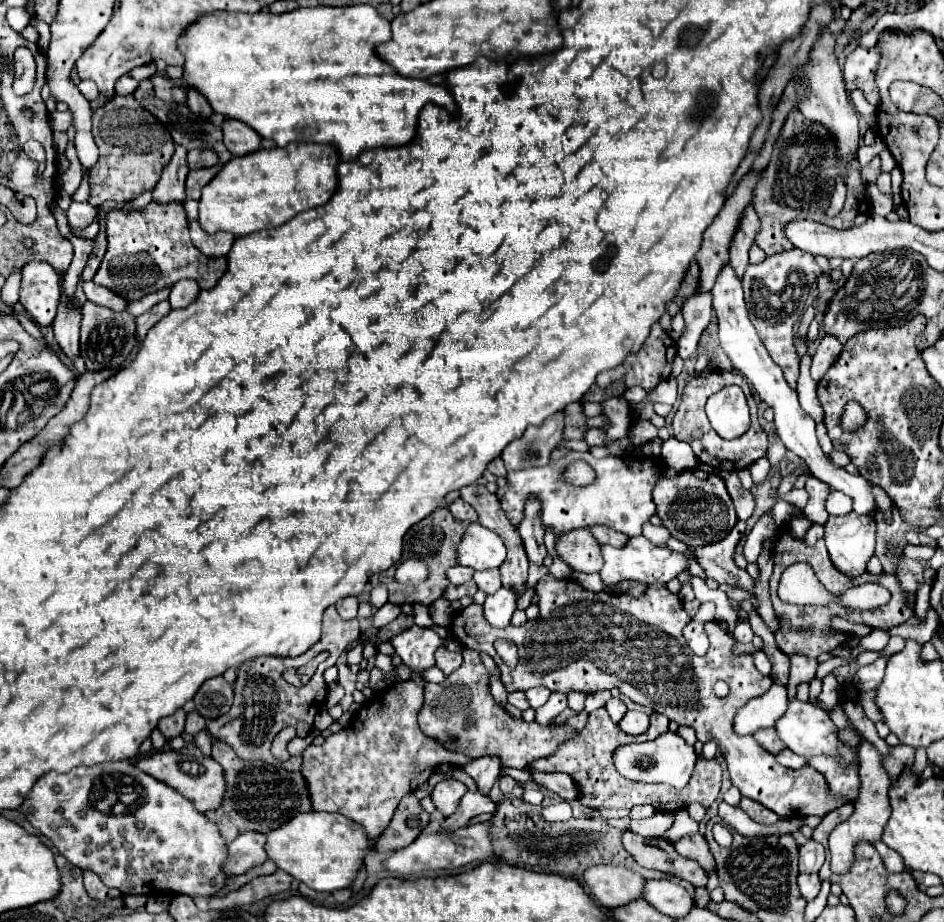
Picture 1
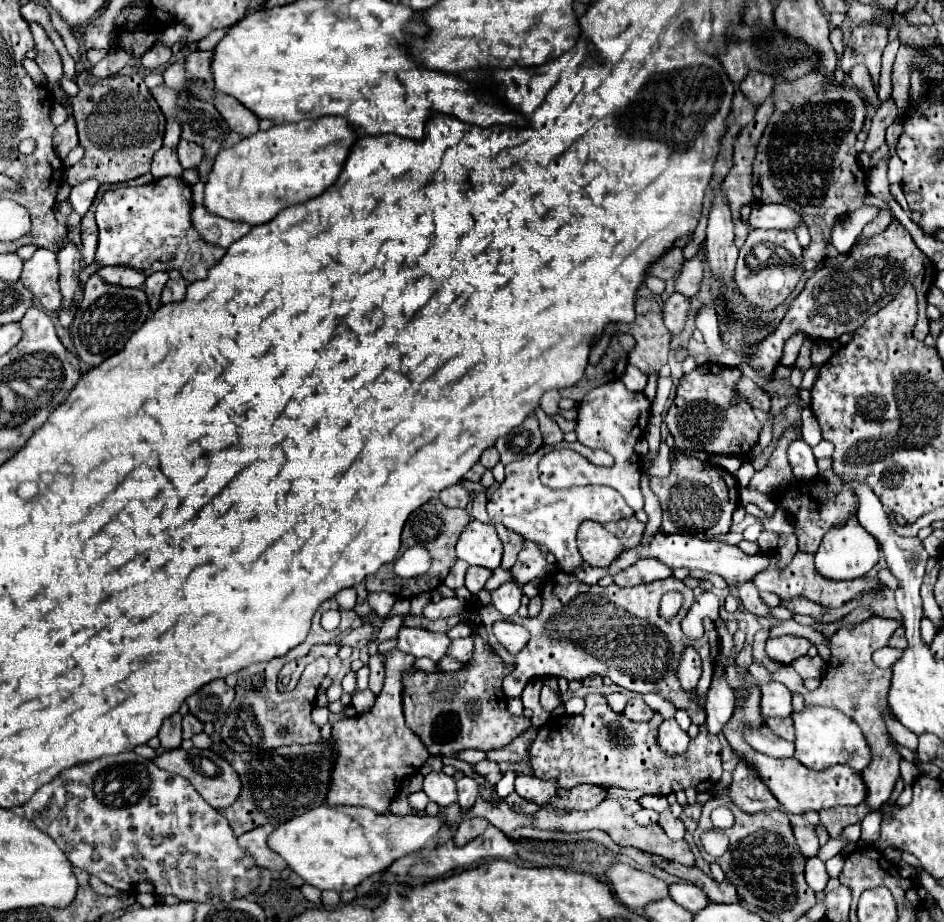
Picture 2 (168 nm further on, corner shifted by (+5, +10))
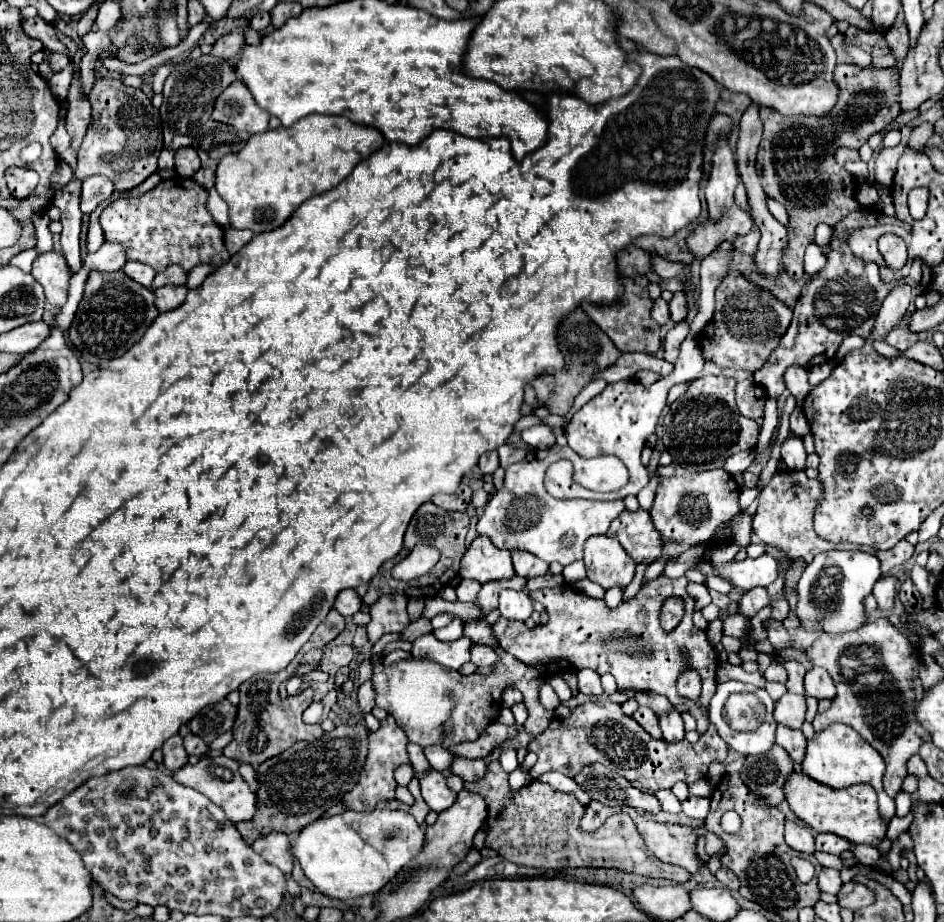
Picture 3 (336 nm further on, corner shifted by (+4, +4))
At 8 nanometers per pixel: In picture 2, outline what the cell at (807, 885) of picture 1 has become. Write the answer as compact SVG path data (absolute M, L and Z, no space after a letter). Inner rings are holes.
M817 856L809 858L807 866L805 866L805 880L811 886L811 890L815 890L815 892L825 890L827 882L829 882L829 874L825 870L825 862L819 860Z

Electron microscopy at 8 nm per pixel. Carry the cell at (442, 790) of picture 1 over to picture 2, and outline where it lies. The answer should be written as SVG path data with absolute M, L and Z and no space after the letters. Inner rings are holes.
M429 772L423 780L423 792L439 806L449 806L457 802L455 780L443 772Z

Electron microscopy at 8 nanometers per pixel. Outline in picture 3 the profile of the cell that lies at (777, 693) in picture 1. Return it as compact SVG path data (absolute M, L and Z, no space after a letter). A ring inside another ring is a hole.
M784 694L774 706L774 720L788 728L800 728L806 714L806 700L798 694Z

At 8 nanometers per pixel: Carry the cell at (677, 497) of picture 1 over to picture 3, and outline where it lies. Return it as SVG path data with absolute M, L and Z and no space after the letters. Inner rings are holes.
M672 462L668 466L660 466L658 474L662 476L662 482L656 490L656 500L650 510L650 516L654 520L656 530L662 536L664 546L662 546L662 556L652 564L648 564L644 580L660 576L670 558L680 556L694 544L708 542L722 522L728 522L740 512L740 504L738 504L740 486L734 484L734 478L724 470L688 472L686 468Z

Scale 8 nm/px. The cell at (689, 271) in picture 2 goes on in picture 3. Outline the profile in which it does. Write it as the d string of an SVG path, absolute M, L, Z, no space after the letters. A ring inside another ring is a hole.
M680 290L670 300L670 316L674 322L680 322L686 318L686 314L688 314L688 302L686 302L686 294Z

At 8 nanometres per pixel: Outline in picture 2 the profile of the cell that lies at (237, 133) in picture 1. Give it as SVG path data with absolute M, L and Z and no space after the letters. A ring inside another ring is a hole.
M215 94L213 104L233 132L239 132L241 136L251 136L259 130L259 118L253 112L249 112L237 98Z

